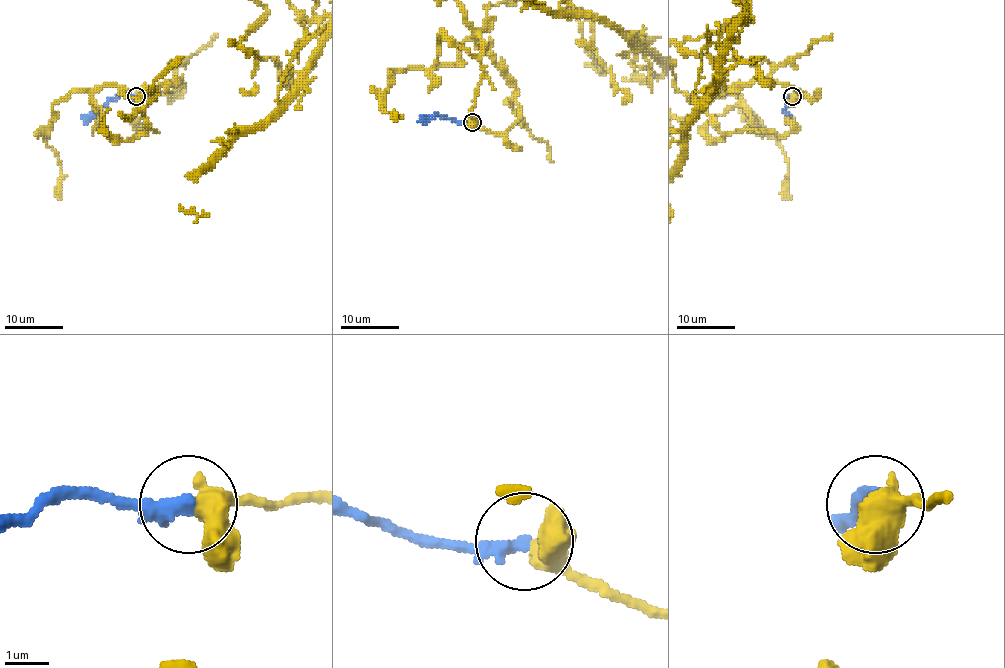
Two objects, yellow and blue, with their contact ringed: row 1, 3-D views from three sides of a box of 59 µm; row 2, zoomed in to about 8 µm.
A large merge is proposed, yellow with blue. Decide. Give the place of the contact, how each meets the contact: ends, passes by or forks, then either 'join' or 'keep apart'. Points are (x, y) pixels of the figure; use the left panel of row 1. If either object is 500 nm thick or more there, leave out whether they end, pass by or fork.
at (136, 96); yellow passes by; blue ends there; join

